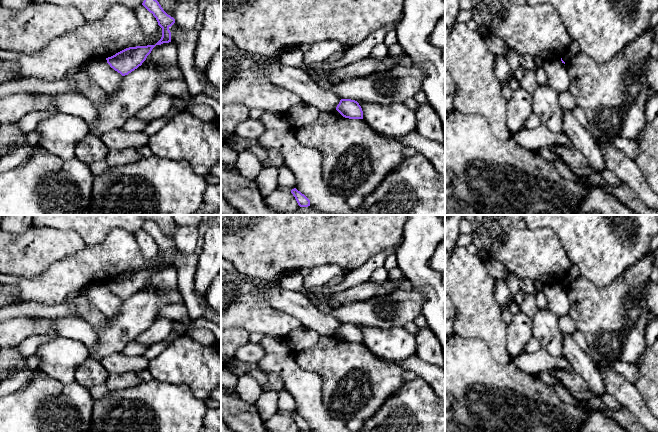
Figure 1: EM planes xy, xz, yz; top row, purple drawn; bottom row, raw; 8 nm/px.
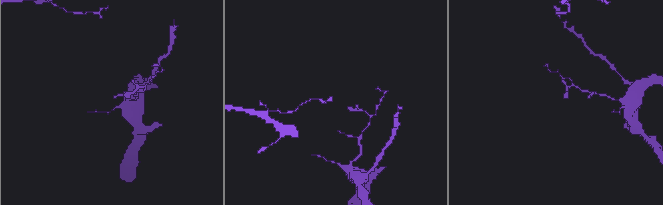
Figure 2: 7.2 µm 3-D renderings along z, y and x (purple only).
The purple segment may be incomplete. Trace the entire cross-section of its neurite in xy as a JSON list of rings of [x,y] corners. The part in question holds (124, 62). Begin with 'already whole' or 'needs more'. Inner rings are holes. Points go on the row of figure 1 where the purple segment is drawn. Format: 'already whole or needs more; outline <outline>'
already whole; outline [[[144,0],[142,5],[156,18],[162,28],[162,37],[155,45],[129,47],[106,58],[110,67],[122,76],[128,75],[141,66],[156,45],[171,42],[169,28],[175,23],[175,19],[163,10],[157,0]]]

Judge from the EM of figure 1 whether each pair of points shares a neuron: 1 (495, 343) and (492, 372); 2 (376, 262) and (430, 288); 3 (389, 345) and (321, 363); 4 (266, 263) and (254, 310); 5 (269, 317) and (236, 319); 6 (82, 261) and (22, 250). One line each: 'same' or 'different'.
1: different
2: different
3: different
4: different
5: same
6: different

